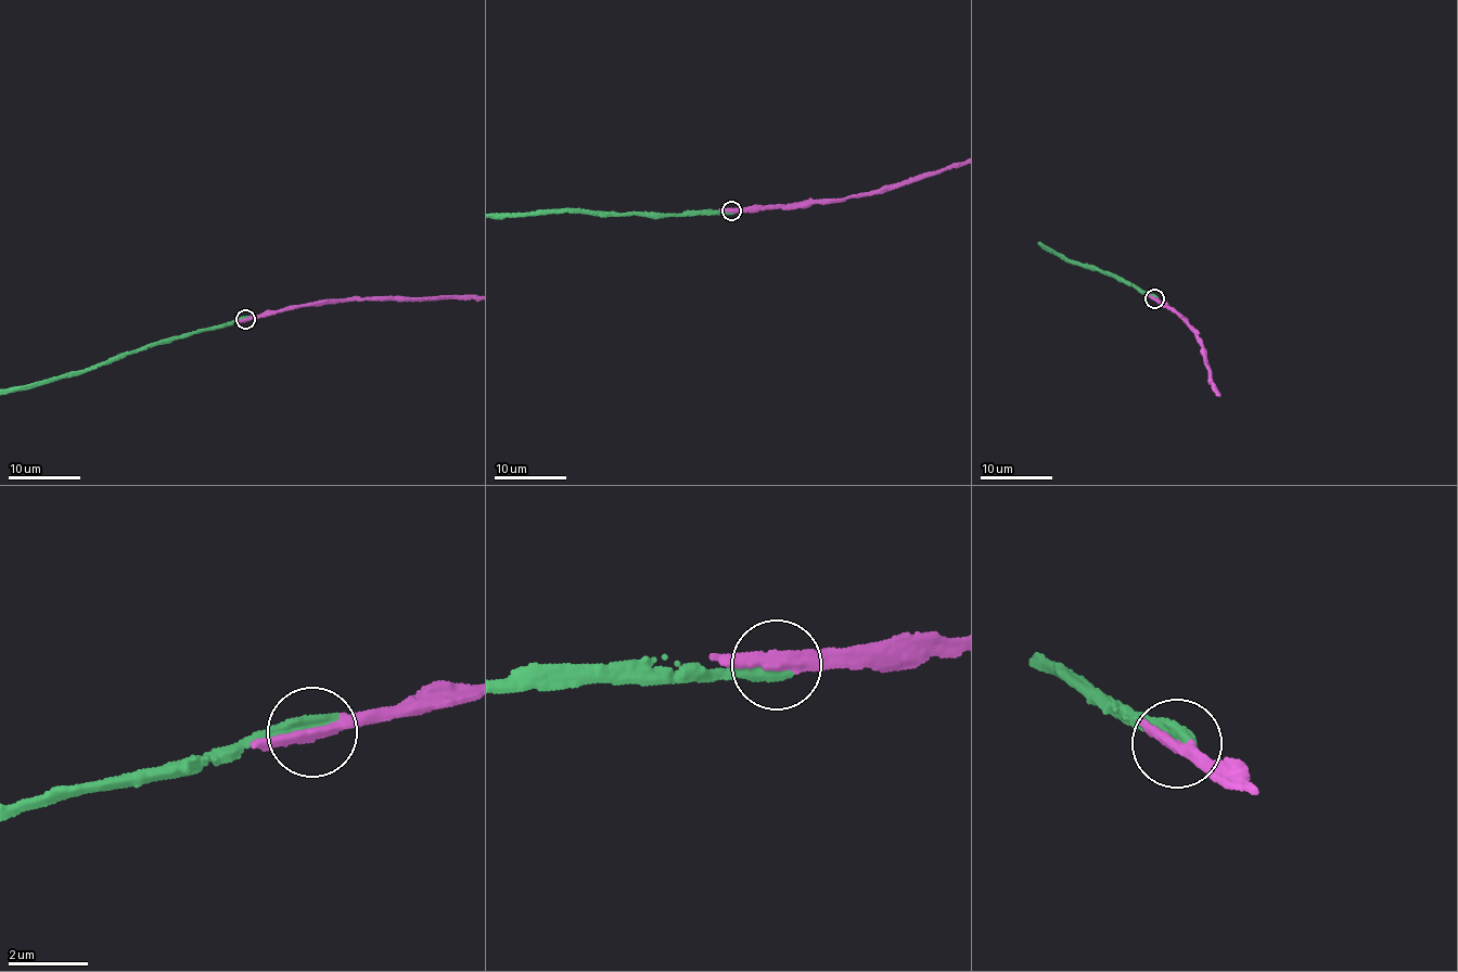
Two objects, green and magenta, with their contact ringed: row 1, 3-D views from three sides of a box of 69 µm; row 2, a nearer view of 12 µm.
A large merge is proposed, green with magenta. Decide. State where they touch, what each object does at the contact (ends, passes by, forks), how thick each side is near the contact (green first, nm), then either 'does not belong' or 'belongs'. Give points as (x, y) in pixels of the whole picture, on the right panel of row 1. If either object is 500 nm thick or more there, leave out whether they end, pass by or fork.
at (1154, 298); green ends there; magenta passes by; 480 nm thick on the green side, 300 nm on the other; belongs

